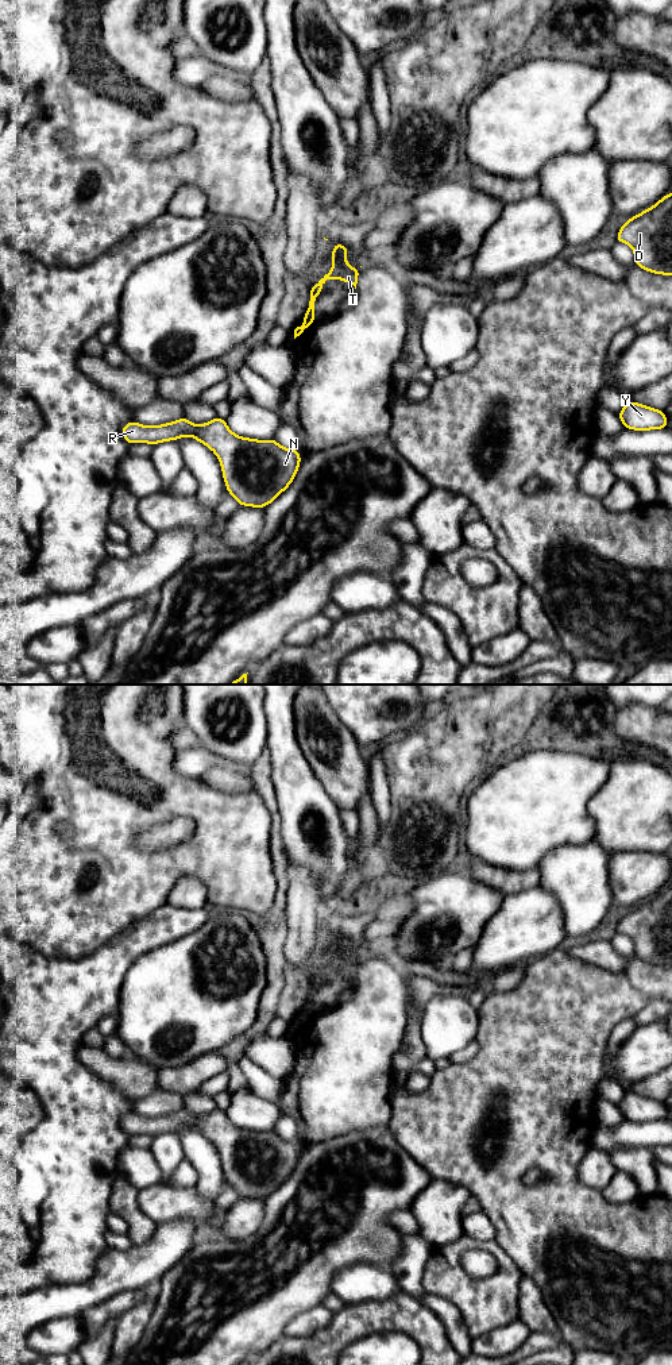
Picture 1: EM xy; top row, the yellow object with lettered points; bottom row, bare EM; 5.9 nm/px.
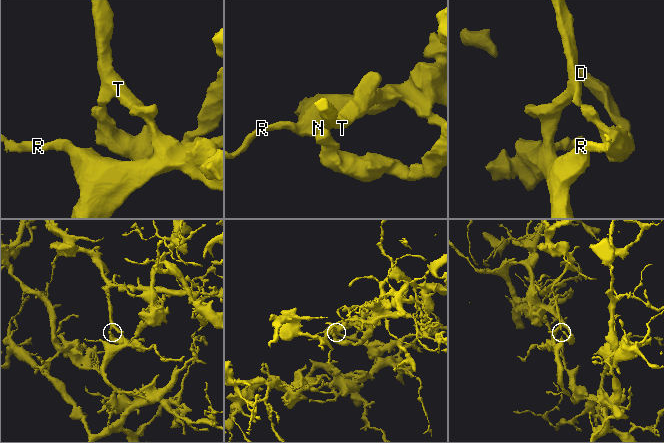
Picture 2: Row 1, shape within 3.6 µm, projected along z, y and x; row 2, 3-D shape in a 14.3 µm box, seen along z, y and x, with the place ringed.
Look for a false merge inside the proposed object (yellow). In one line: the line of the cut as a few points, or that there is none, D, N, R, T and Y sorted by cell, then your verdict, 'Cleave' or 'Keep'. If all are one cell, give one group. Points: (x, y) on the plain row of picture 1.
Split along xy (312, 1011), (304, 1014). Groups: D / N R T Y. Cleave

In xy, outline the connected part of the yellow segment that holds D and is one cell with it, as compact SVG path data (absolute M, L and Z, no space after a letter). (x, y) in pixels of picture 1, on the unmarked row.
M672 884L629 909L615 933L633 940L634 956L653 965L672 967Z

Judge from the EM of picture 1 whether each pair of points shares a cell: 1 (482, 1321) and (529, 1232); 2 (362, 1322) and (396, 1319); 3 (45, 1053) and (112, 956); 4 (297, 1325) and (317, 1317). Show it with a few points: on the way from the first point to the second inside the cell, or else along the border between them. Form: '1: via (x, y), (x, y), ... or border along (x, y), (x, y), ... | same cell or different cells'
1: border along (494, 1240), (524, 1275) | different cells
2: via (370, 1319), (387, 1319) | same cell
3: via (45, 1029), (92, 980) | same cell
4: via (302, 1325), (312, 1321) | same cell

